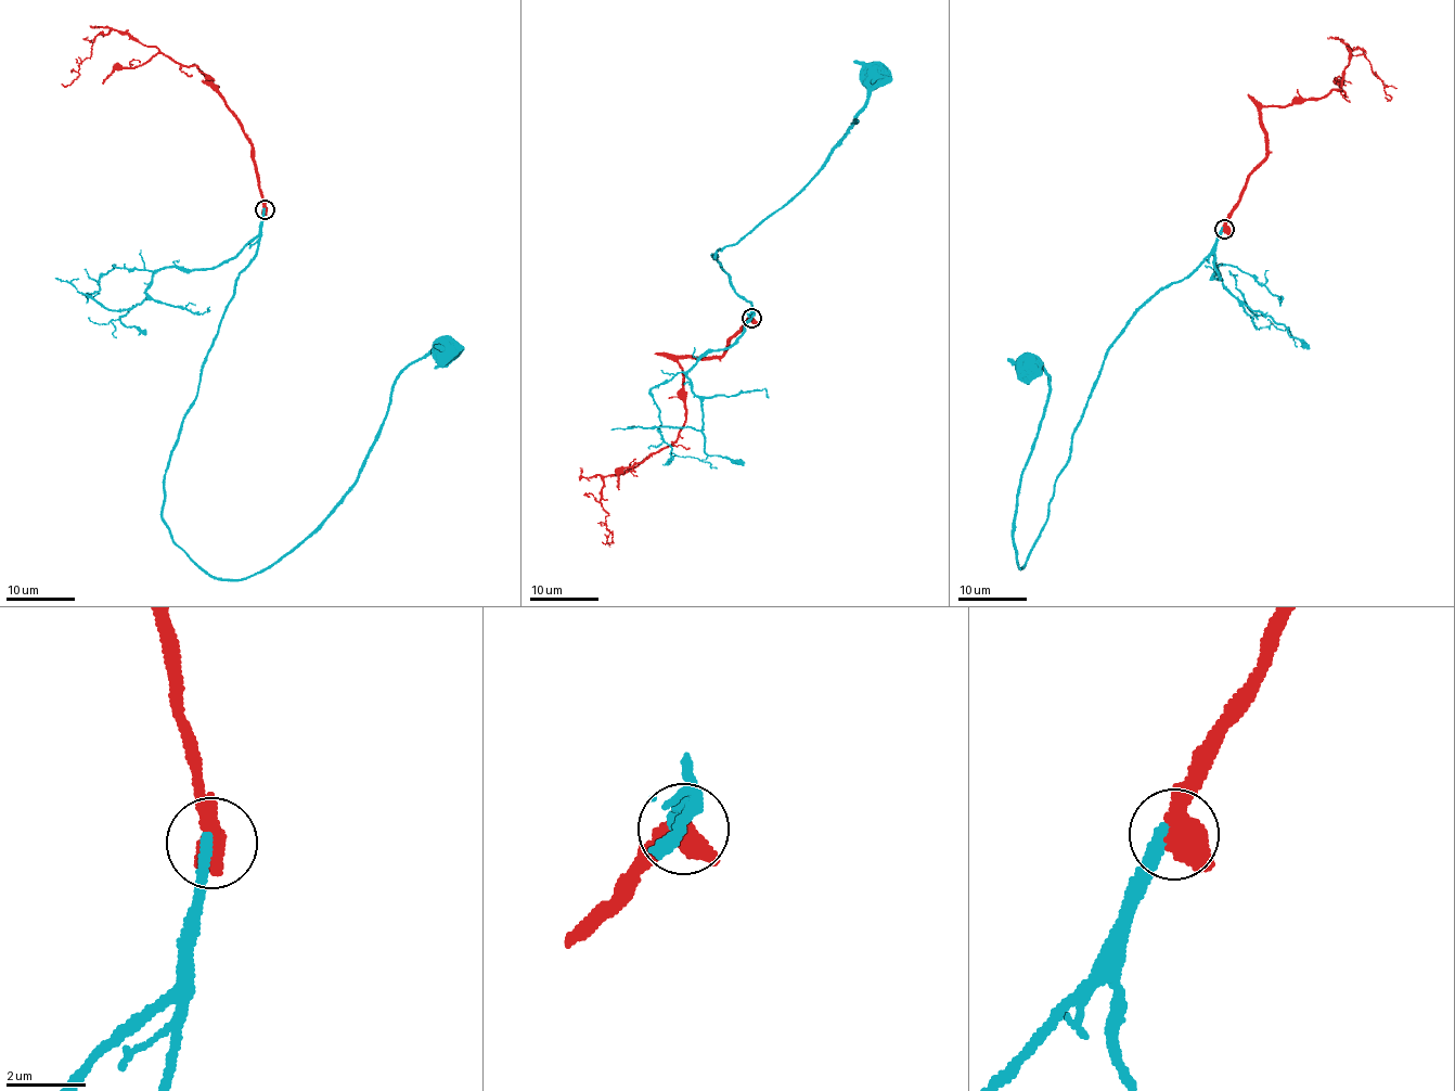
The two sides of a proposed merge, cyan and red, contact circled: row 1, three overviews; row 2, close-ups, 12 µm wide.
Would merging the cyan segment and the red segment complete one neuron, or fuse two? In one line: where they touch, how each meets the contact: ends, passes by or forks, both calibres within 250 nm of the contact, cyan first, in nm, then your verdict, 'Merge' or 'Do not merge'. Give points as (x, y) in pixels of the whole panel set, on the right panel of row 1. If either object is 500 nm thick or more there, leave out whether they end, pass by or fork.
Place: (1224, 229). Thickness 340 nm (cyan) against 700 nm. Merge

